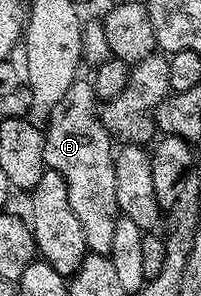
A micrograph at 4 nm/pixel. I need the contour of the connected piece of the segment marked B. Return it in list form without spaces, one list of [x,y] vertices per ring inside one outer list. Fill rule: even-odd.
[[[77,79],[72,82],[70,88],[66,89],[65,96],[54,105],[44,124],[43,159],[49,170],[58,173],[62,181],[66,181],[66,189],[70,193],[70,209],[74,209],[74,217],[78,217],[78,222],[82,225],[82,234],[86,237],[89,252],[110,256],[110,245],[114,245],[114,225],[118,218],[114,189],[114,143],[101,123],[99,108],[99,100],[89,80]]]

